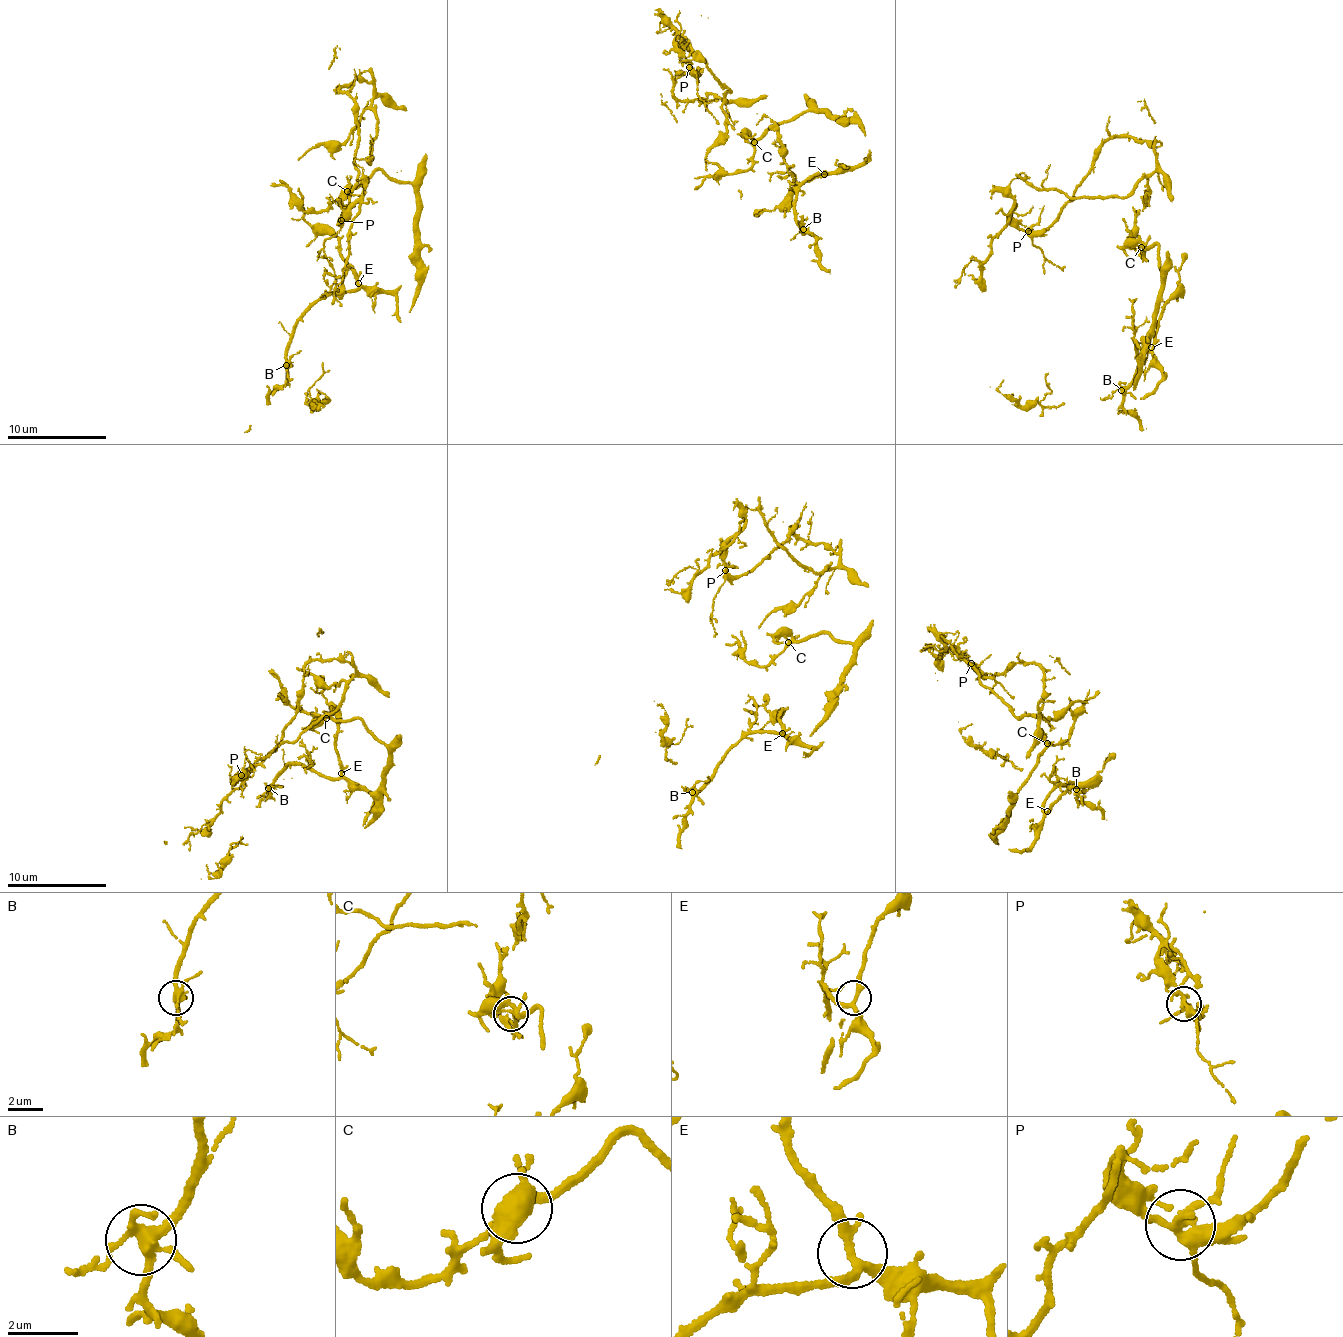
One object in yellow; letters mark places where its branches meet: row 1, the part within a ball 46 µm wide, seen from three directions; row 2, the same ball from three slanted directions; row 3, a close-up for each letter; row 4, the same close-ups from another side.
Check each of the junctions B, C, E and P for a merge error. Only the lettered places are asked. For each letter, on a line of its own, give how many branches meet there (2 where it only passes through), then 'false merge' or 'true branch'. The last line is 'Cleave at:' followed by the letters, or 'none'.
B: 5 | true branch
C: 5 | true branch
E: 3 | true branch
P: 5 | false merge
Cleave at: P

